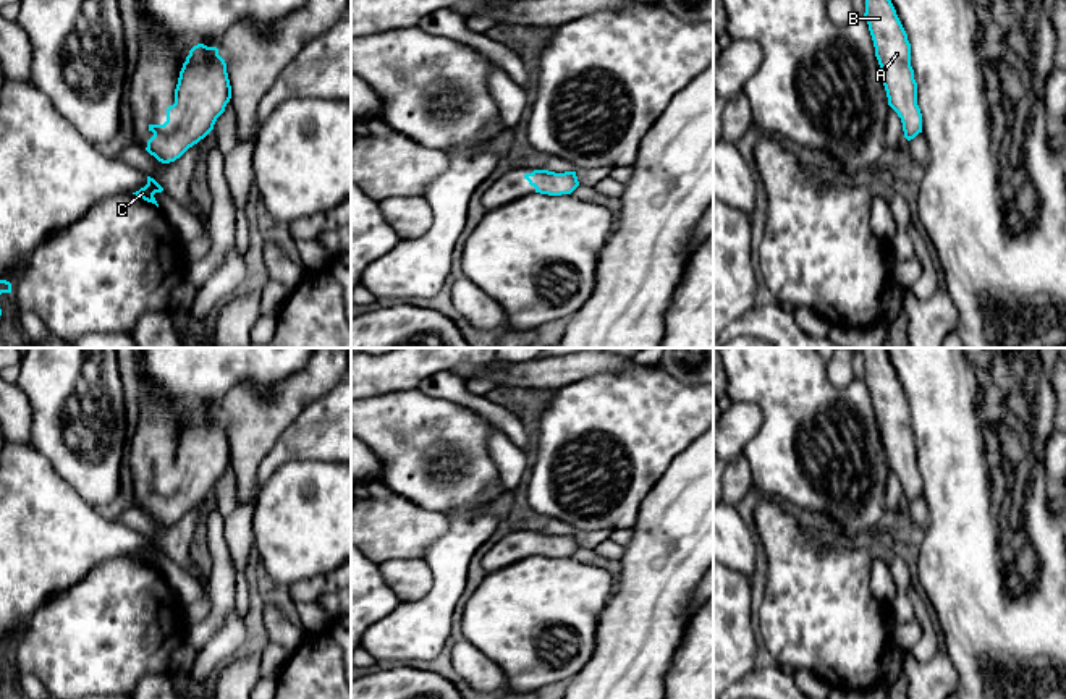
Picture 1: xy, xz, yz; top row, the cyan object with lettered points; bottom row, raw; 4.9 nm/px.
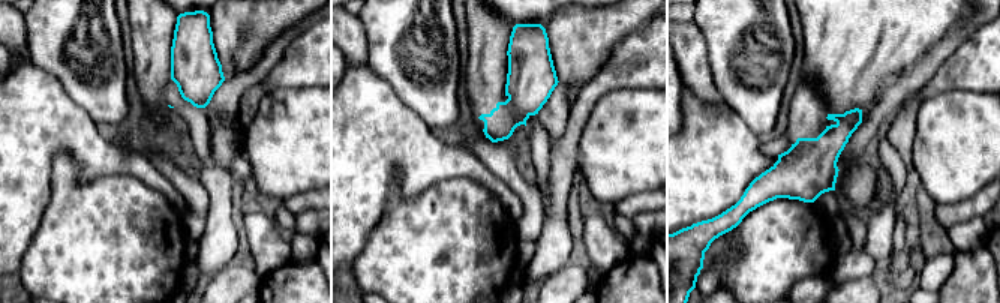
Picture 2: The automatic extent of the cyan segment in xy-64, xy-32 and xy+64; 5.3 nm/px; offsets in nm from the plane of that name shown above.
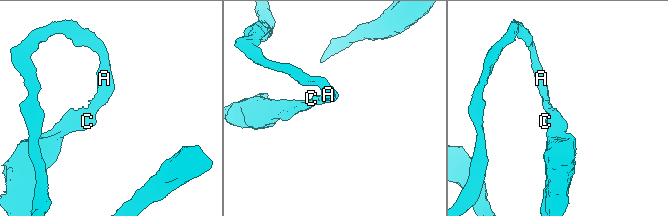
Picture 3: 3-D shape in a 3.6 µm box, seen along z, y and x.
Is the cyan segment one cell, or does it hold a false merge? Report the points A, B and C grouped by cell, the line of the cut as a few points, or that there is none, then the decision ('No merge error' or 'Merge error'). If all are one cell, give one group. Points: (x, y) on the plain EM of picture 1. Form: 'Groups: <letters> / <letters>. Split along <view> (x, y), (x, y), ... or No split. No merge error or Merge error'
Groups: A B C. No split. No merge error

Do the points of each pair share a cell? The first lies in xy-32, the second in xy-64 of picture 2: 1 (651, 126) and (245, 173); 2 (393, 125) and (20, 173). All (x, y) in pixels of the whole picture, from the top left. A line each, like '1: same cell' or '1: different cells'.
1: different cells
2: same cell

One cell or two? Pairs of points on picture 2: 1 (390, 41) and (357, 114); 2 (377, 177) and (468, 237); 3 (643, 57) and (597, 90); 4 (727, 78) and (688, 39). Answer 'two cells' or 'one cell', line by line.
1: two cells
2: two cells
3: one cell
4: two cells

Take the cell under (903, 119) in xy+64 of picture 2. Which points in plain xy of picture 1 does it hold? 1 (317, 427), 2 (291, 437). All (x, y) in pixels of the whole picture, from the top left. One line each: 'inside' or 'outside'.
1: outside
2: outside

